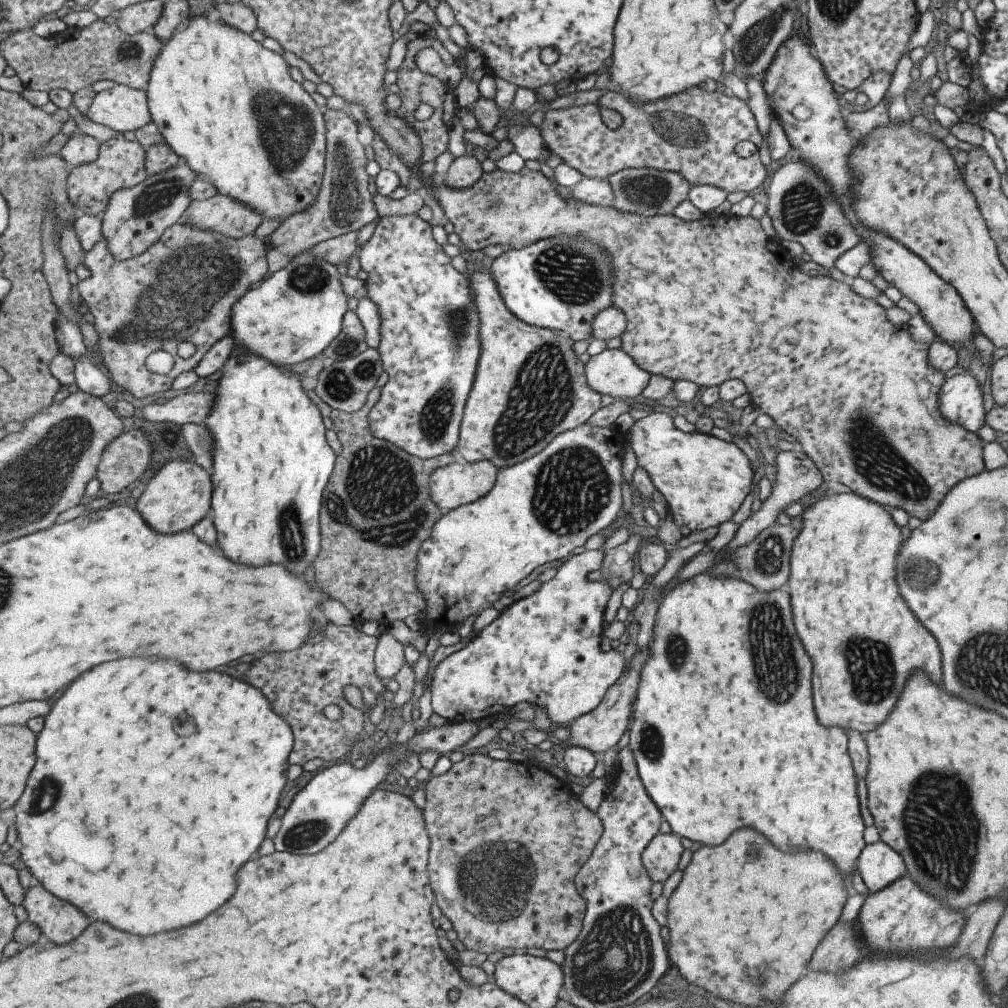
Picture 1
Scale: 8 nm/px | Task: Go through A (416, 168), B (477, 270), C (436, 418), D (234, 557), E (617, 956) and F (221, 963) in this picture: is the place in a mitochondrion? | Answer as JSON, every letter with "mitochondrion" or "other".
{"A":"other","B":"other","C":"mitochondrion","D":"other","E":"mitochondrion","F":"other"}

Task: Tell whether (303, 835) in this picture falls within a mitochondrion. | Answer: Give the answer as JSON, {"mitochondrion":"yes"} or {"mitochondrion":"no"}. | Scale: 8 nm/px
{"mitochondrion":"yes"}

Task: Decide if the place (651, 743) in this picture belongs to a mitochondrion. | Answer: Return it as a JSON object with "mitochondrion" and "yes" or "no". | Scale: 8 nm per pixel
{"mitochondrion":"yes"}

